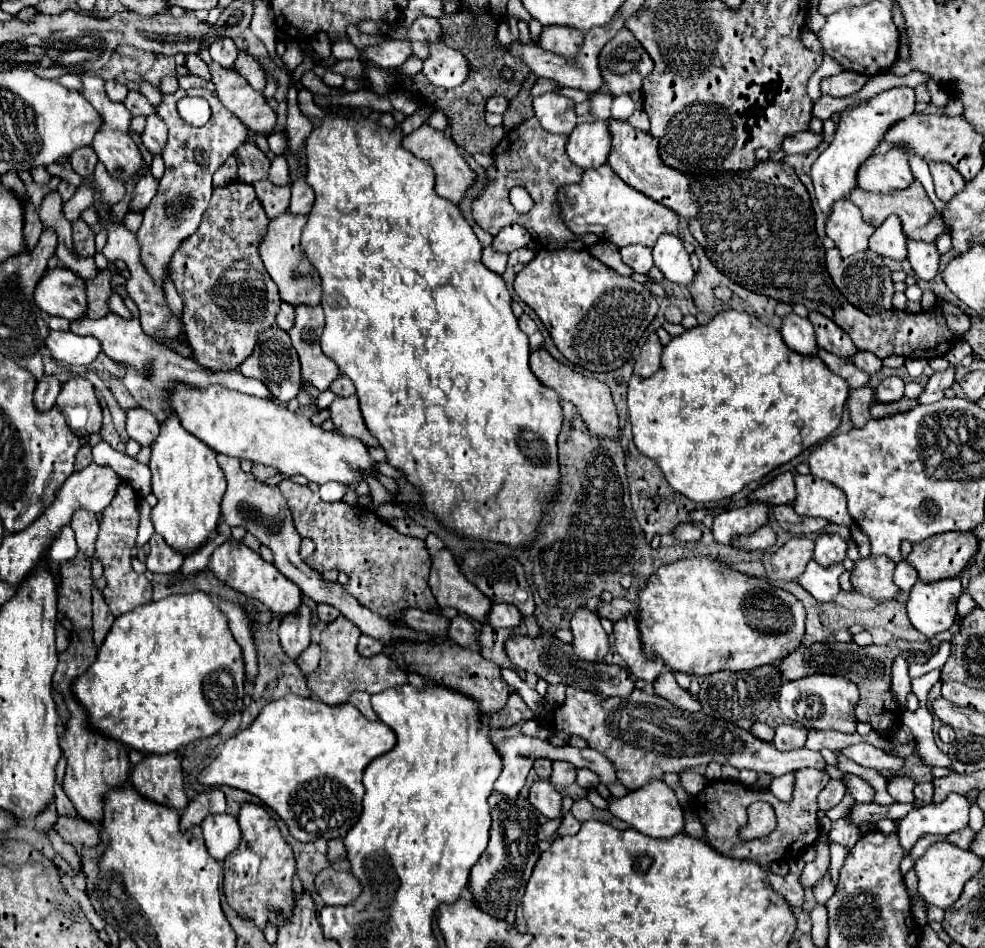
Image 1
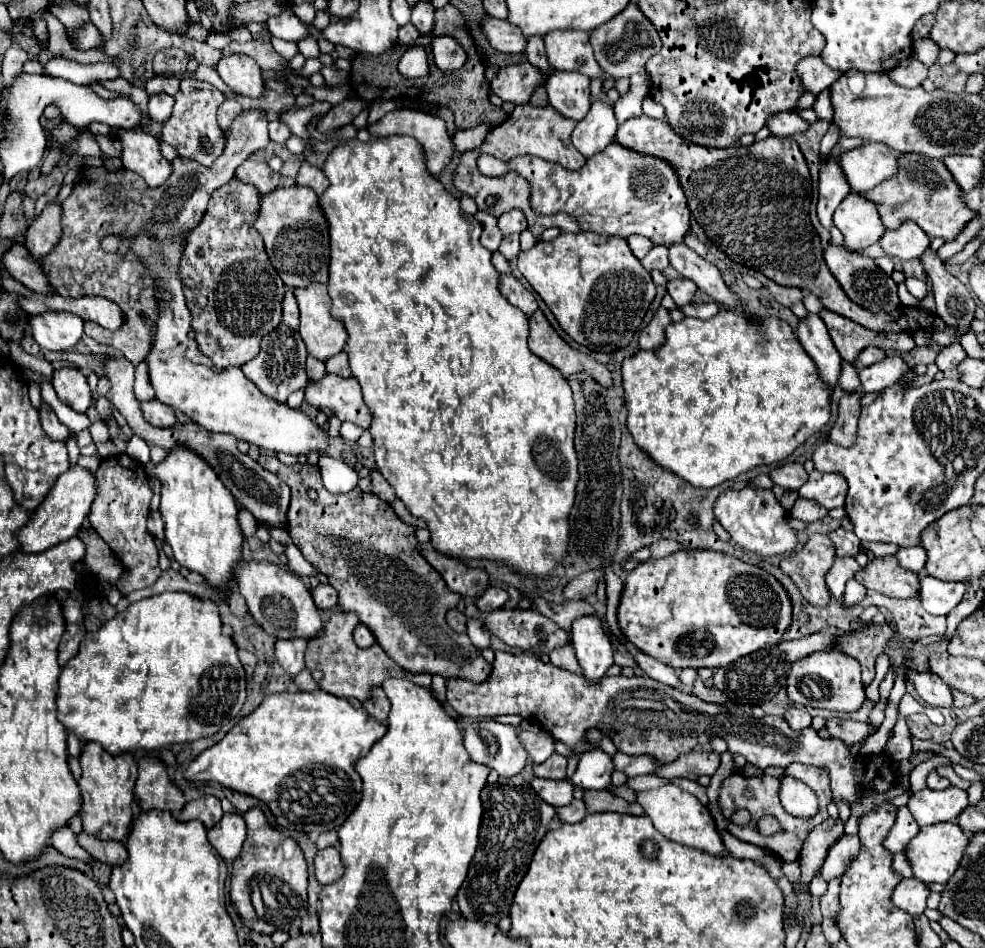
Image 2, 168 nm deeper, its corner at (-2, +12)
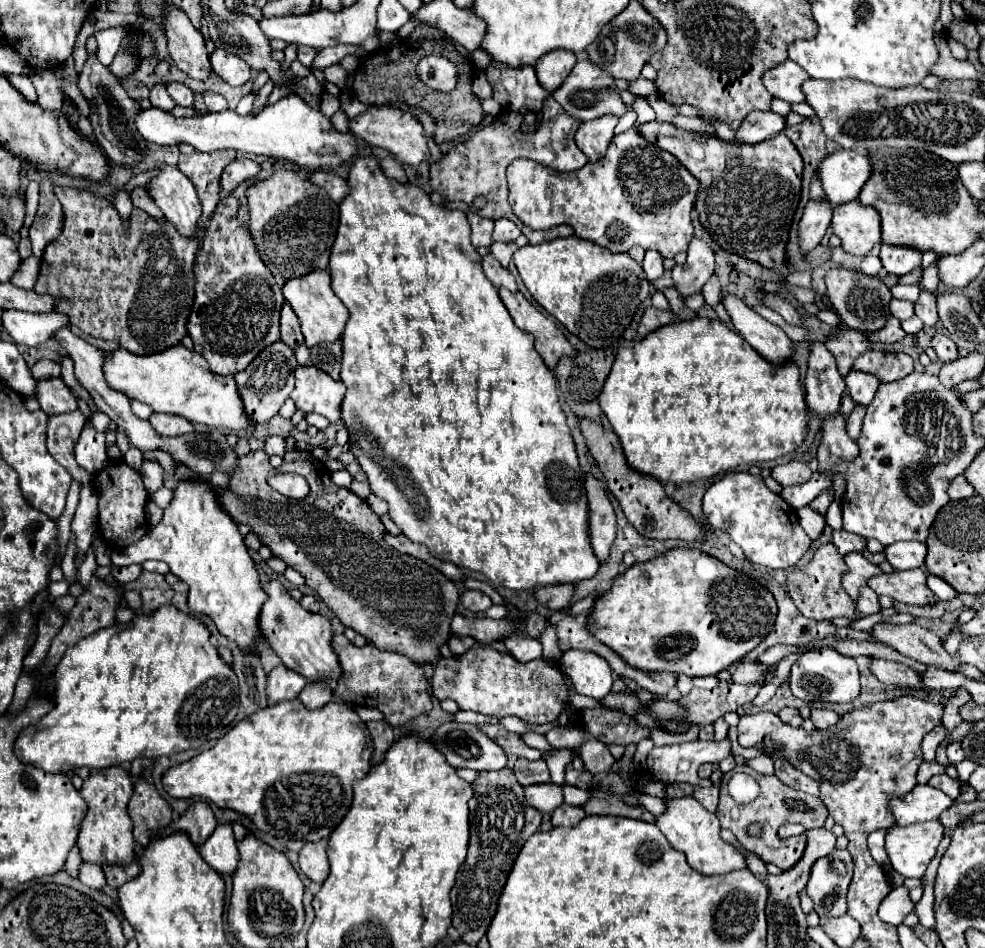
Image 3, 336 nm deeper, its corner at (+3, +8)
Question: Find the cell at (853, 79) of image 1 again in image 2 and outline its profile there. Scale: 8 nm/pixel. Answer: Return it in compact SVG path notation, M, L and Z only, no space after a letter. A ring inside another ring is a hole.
M813 56L797 64L797 74L803 86L813 94L819 94L823 88L829 88L829 84L833 84L833 80L841 76L841 72L829 68L821 58L813 58Z

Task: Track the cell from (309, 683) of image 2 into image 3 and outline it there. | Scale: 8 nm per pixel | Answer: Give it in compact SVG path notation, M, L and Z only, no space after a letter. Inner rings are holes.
M310 684L306 686L302 692L300 692L300 702L308 708L308 710L318 710L322 708L324 704L328 704L334 694L332 694L332 688L330 686L322 686L322 684Z

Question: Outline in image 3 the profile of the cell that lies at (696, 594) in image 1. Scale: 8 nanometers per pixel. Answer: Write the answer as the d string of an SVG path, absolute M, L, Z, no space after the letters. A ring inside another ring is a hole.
M672 548L648 562L642 562L642 564L632 564L626 572L622 572L620 576L614 578L614 584L596 596L594 600L594 608L588 616L588 630L600 640L604 642L608 648L612 648L626 664L630 664L632 668L638 668L642 672L674 672L674 674L686 674L690 678L696 678L696 676L714 676L722 670L726 670L730 664L738 662L740 658L744 658L750 650L754 650L762 640L764 636L768 636L768 632L772 630L772 624L776 622L776 600L774 596L764 588L760 586L756 580L752 580L750 576L738 572L738 570L732 570L728 568L726 564L722 564L720 560L716 560L714 556L710 554L704 554L700 550L694 550L694 548Z

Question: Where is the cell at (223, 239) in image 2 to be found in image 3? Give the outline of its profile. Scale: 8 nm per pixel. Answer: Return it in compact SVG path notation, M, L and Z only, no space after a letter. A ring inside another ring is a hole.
M222 196L196 254L196 300L188 322L194 350L210 364L210 372L232 376L242 372L266 346L280 338L280 310L284 296L274 276L260 260L254 240L236 222L238 200Z

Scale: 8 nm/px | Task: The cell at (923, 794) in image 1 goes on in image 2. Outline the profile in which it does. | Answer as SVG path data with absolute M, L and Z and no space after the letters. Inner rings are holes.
M931 770L931 772L929 772L929 776L927 776L927 786L929 786L931 790L943 790L943 788L951 786L951 782L949 782L947 778L939 776L939 774L937 774L937 770Z

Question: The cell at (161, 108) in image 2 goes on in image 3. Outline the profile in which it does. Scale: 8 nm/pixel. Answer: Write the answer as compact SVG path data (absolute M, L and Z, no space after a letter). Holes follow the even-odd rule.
M156 84L152 90L150 90L150 104L156 106L156 108L162 108L166 112L170 112L176 102L172 100L172 96L168 96L168 90L164 84Z

